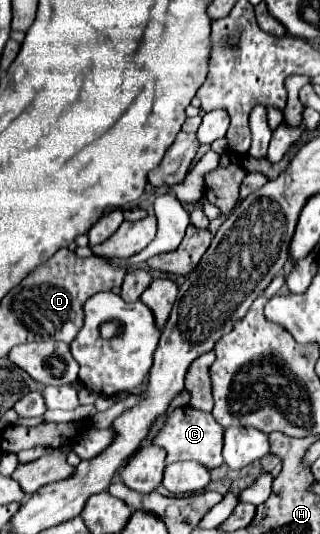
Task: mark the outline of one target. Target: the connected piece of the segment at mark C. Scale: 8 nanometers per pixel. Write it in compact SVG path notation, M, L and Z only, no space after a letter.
M179 407L171 419L167 419L167 427L163 427L163 435L155 439L155 445L167 451L167 463L175 461L197 461L207 469L215 469L223 465L221 447L223 447L223 427L213 419L211 413L197 411L193 407Z

